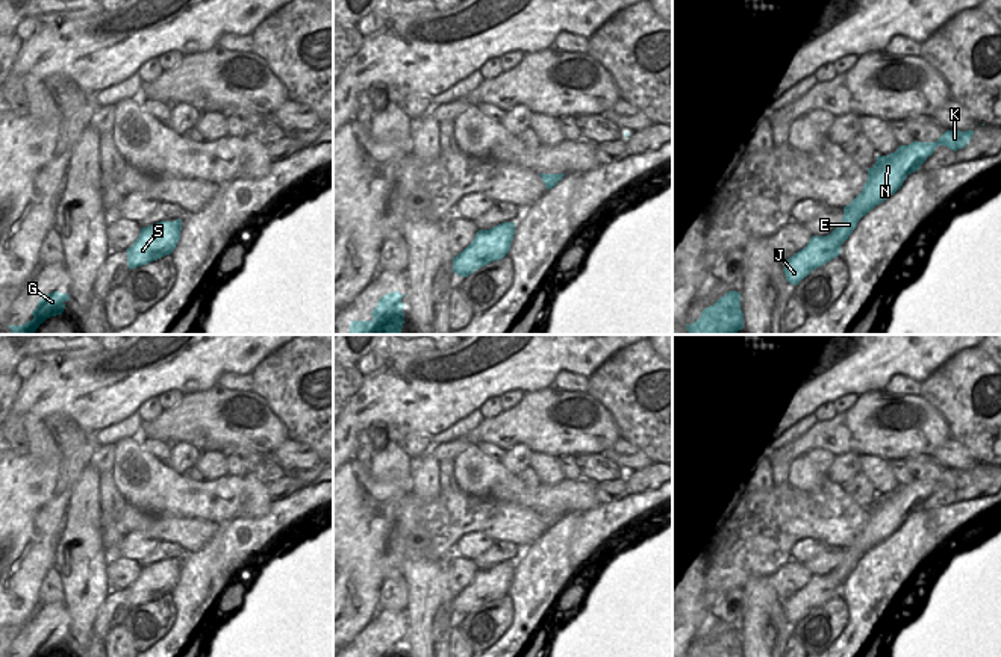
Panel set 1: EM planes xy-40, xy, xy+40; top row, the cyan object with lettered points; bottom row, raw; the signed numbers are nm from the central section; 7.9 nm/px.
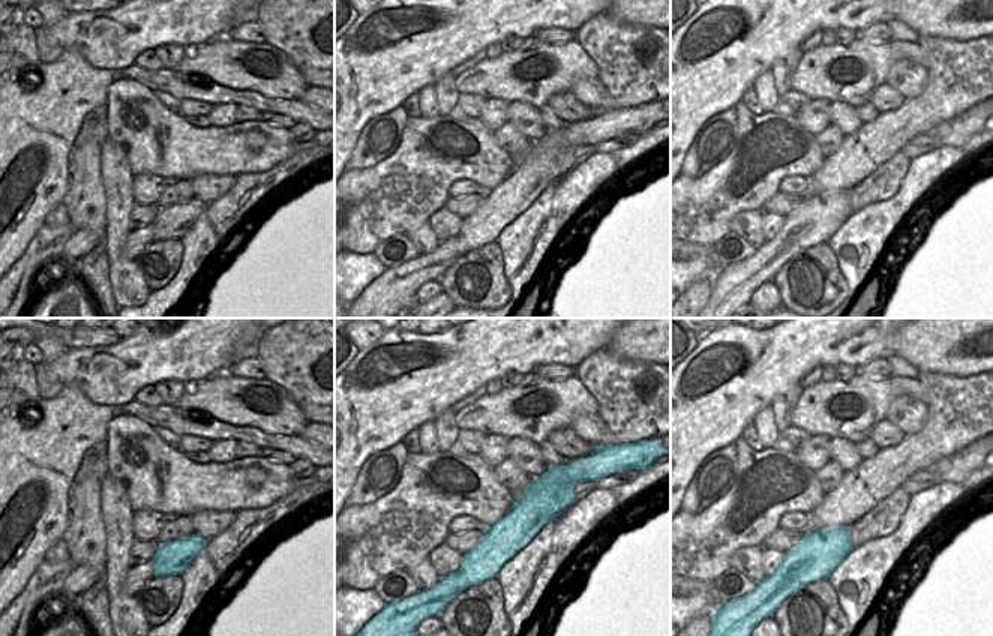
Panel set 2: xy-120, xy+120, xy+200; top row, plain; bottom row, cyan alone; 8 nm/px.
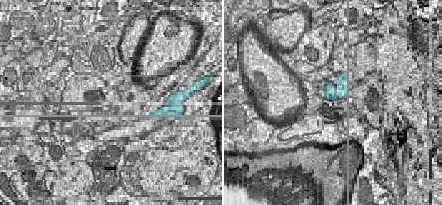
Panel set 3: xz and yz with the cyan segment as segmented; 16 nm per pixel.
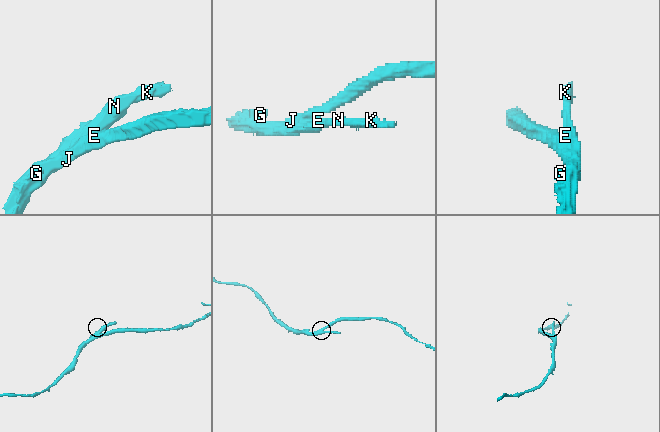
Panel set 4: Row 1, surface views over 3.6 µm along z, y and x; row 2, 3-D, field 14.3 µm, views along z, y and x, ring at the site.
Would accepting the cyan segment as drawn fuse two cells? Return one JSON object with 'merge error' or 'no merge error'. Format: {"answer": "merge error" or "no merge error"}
{"answer": "merge error"}

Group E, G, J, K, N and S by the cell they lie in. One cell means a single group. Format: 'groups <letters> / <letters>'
groups E G K N / J S

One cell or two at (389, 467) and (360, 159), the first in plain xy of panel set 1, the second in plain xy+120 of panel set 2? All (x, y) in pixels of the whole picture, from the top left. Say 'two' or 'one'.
one

